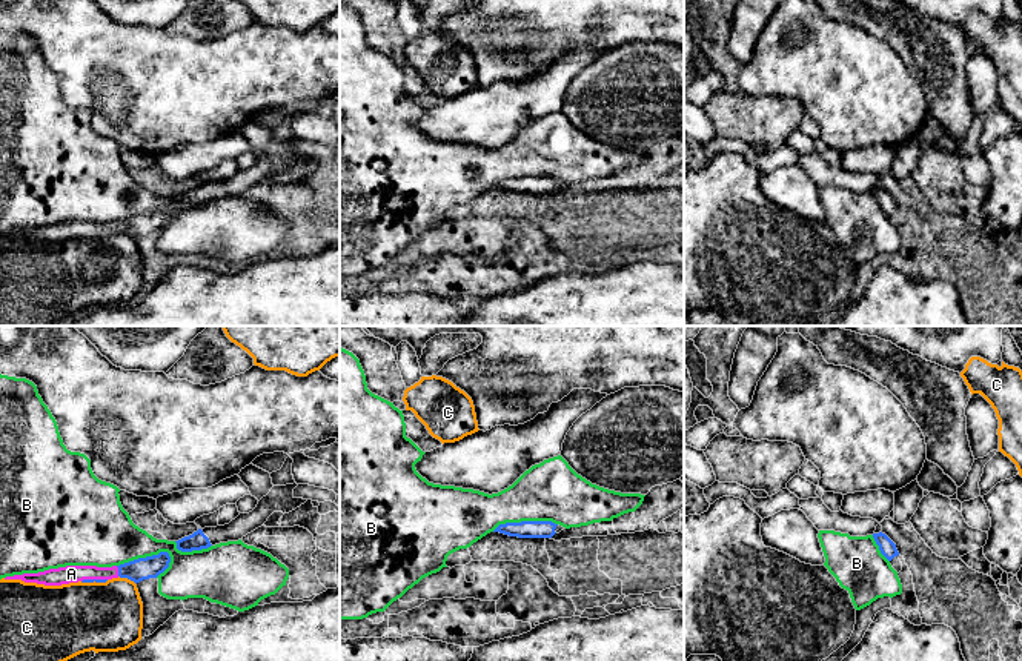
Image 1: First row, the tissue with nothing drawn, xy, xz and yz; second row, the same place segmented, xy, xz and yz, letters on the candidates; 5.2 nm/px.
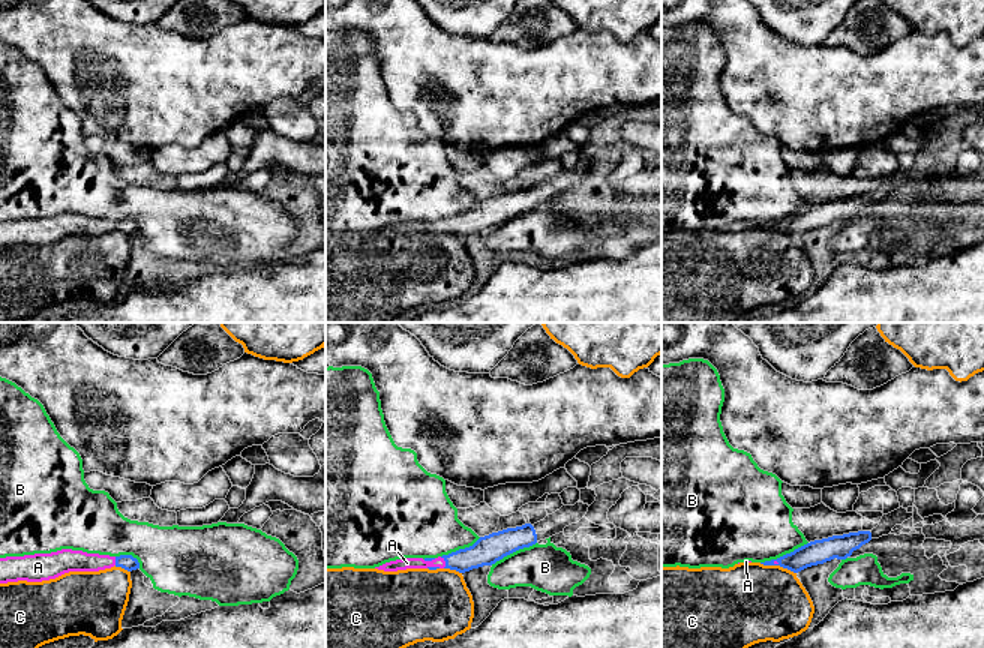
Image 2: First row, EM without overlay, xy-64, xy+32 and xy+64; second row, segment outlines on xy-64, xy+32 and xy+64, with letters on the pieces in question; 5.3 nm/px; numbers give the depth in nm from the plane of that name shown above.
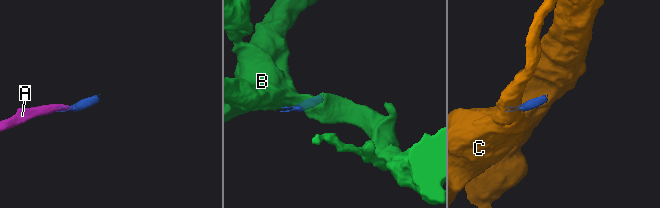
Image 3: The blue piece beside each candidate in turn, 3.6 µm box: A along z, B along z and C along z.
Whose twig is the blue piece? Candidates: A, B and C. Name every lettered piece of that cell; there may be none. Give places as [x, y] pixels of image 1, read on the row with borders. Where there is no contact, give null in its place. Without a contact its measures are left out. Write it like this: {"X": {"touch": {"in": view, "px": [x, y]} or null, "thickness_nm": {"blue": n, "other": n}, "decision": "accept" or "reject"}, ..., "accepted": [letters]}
{"A": {"touch": {"in": "xy", "px": [119, 571]}, "thickness_nm": {"blue": 120, "other": 100}, "decision": "accept"}, "B": {"touch": {"in": "xy", "px": [143, 558]}, "thickness_nm": {"blue": 120, "other": 320}, "decision": "reject"}, "C": {"touch": {"in": "xy", "px": [128, 578]}, "thickness_nm": {"blue": 120, "other": 360}, "decision": "reject"}, "accepted": ["A"]}

